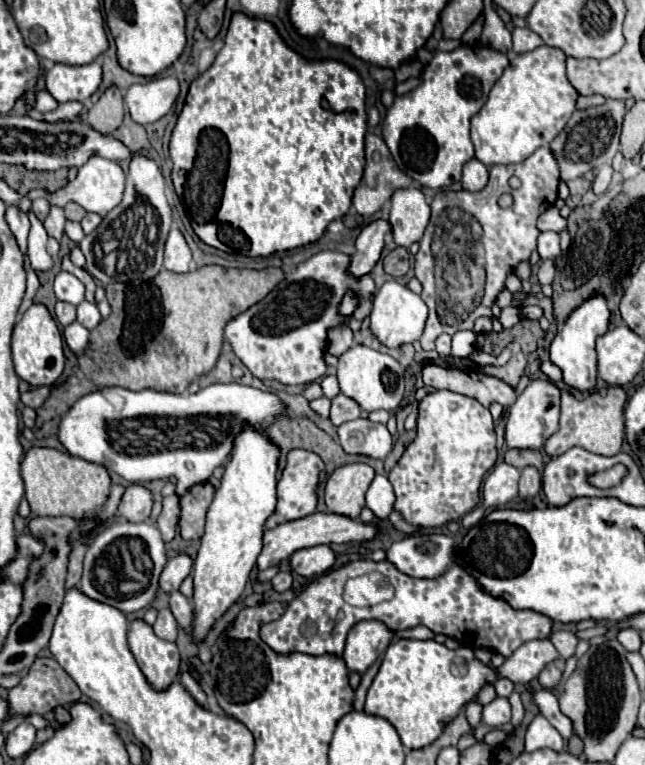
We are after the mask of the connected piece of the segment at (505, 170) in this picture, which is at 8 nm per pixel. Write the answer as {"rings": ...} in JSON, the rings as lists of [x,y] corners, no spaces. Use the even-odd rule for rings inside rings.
{"rings":[[[543,146],[533,156],[529,156],[525,162],[509,164],[509,166],[493,166],[489,184],[481,192],[461,190],[461,192],[439,192],[437,194],[437,200],[443,200],[445,206],[459,206],[461,210],[467,210],[483,226],[483,246],[485,246],[485,260],[487,260],[487,266],[485,266],[487,268],[487,282],[485,282],[485,296],[483,296],[481,304],[459,326],[443,326],[439,322],[437,314],[429,314],[425,332],[423,332],[421,340],[419,340],[423,350],[433,350],[437,336],[441,336],[443,332],[455,334],[457,330],[473,330],[473,322],[479,316],[491,316],[491,306],[495,304],[499,292],[505,288],[507,274],[511,274],[517,264],[525,262],[529,258],[529,254],[537,248],[535,246],[537,236],[539,236],[537,218],[547,208],[551,208],[555,204],[557,186],[559,186],[559,166],[555,162],[555,154],[551,154],[549,146]],[[511,176],[517,176],[521,180],[521,188],[513,190],[509,186],[509,178]],[[503,192],[509,192],[513,196],[513,206],[511,208],[499,208],[497,198]]]}

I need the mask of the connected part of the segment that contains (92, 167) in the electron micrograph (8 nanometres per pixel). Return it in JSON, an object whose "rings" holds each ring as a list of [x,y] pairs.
{"rings":[[[91,156],[89,162],[79,168],[77,178],[71,180],[67,186],[63,186],[63,190],[57,190],[57,192],[41,190],[39,194],[53,206],[61,206],[63,208],[67,202],[77,202],[87,212],[95,212],[99,216],[107,216],[121,202],[123,188],[125,188],[125,174],[123,174],[121,166],[117,162],[113,162],[113,160]]]}

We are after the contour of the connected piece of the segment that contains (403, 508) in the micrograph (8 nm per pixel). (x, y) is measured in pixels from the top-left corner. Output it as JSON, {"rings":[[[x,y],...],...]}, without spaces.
{"rings":[[[435,390],[427,394],[419,404],[419,420],[417,420],[417,438],[405,448],[401,460],[389,472],[389,482],[395,488],[395,510],[413,526],[435,528],[443,526],[451,520],[457,520],[471,512],[479,502],[479,488],[483,476],[493,468],[497,460],[495,448],[495,432],[493,418],[485,406],[477,400],[455,394],[449,390]]]}

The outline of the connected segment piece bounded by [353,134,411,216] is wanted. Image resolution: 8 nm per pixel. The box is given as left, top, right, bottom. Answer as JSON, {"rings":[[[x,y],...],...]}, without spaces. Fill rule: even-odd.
{"rings":[[[375,134],[365,136],[365,158],[365,174],[355,188],[353,206],[361,216],[371,216],[395,190],[411,186],[411,180],[395,166],[387,144]]]}

